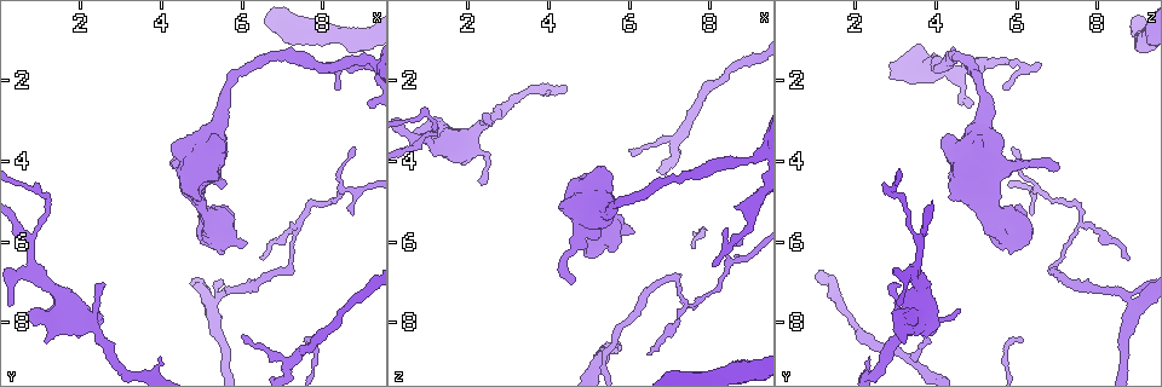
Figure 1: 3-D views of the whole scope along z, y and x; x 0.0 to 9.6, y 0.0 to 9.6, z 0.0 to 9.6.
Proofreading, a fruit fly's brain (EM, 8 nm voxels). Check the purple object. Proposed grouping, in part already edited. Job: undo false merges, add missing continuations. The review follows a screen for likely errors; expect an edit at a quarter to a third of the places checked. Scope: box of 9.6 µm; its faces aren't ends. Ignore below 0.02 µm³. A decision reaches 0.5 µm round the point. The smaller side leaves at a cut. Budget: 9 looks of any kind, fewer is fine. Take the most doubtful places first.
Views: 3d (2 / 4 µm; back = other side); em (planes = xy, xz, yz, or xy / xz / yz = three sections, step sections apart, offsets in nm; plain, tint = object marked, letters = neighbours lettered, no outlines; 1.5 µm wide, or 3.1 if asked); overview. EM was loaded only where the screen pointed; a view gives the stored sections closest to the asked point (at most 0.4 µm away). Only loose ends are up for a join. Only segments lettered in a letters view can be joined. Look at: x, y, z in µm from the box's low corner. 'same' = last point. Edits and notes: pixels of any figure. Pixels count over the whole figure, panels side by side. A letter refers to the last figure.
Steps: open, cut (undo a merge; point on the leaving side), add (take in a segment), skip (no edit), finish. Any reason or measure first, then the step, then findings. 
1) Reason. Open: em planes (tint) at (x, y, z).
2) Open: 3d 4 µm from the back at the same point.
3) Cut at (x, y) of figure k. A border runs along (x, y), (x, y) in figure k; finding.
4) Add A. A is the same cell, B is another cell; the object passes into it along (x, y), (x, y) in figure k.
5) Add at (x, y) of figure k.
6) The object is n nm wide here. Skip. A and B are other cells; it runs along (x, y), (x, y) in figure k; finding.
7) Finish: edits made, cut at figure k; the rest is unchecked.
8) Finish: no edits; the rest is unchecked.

Thick end. Open: em planes (tint) at (6.05, 6.00, 5.85).

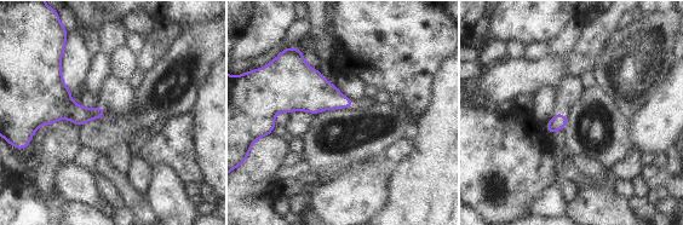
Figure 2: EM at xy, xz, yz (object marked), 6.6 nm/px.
See the neighbours. Open: em planes (letters) at the same point.

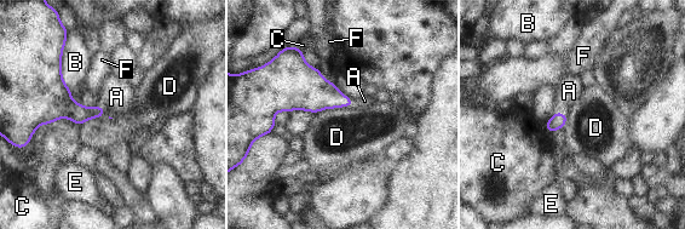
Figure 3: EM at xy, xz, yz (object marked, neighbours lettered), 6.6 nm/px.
Add A. A is the same cell, B, C, D, E and F are other cells; the object passes into it along (63, 107), (101, 106), (116, 97) in figure 3; it goes on there.

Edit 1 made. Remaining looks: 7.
Two arms in line, one across. Open: 3d 2 µm at (7.35, 5.55, 7.60).

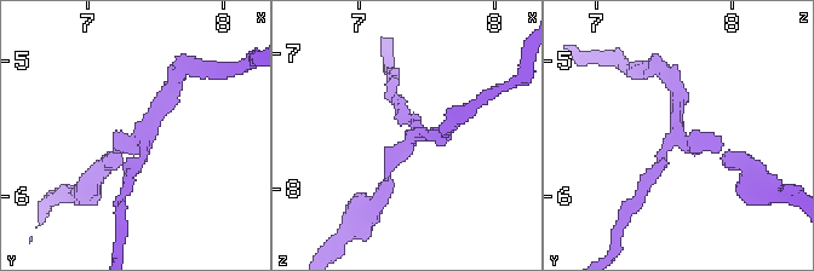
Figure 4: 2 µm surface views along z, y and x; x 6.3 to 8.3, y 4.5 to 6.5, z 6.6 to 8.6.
Open: em planes (tint) at (7.42, 5.58, 7.58).

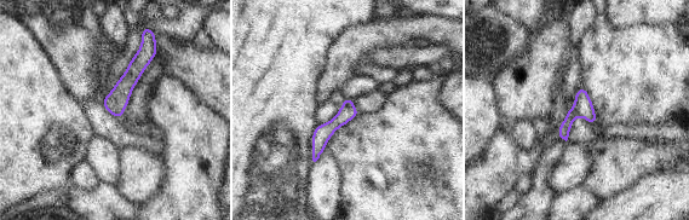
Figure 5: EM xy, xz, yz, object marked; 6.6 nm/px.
See the neighbours. Open: em planes (letters) at the same point.

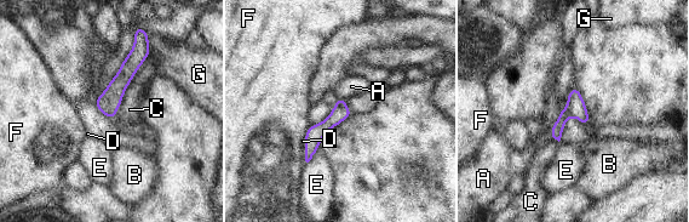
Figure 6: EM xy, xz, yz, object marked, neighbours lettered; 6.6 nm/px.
3 arms meet here. Cut at (342, 102) of figure 6. A, B, C, D, E, F and G are other cells; a border runs along (336, 103), (345, 107) in figure 6; two cells meet here.

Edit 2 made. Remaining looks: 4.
Branch stops here. Open: 3d 4 µm at (8.80, 3.65, 5.95).

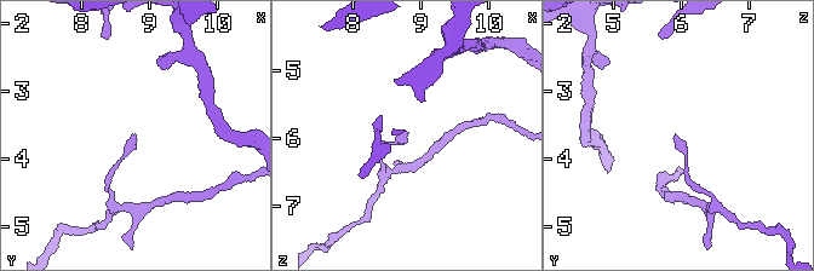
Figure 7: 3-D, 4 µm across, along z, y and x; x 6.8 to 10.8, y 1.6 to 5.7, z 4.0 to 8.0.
Shape alone is not enough. Open: em xz step 8 (plain) at (8.80, 3.60, 5.90).

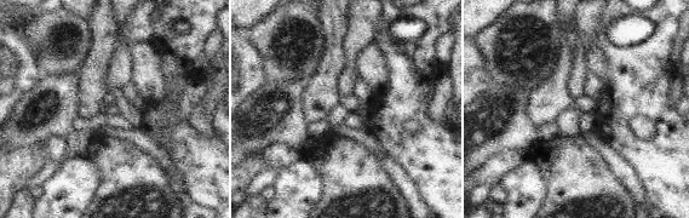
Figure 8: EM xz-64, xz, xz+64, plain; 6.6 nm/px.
See the neighbours. Open: em xz step 8 (letters) at the same point.

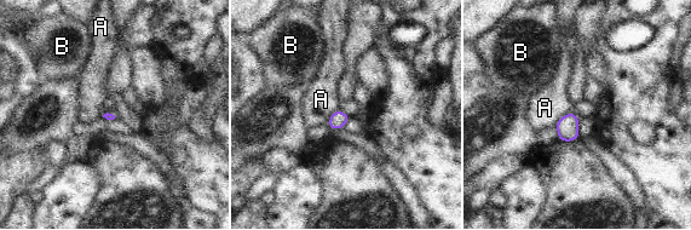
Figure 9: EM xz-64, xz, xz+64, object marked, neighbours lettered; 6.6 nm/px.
Skip. A and B are other cells; a border runs along (570, 111), (554, 124) in figure 9; none of them fits.

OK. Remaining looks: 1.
Finish: edits made, add at figure 3, cut at figure 6; the rest is unchecked.

